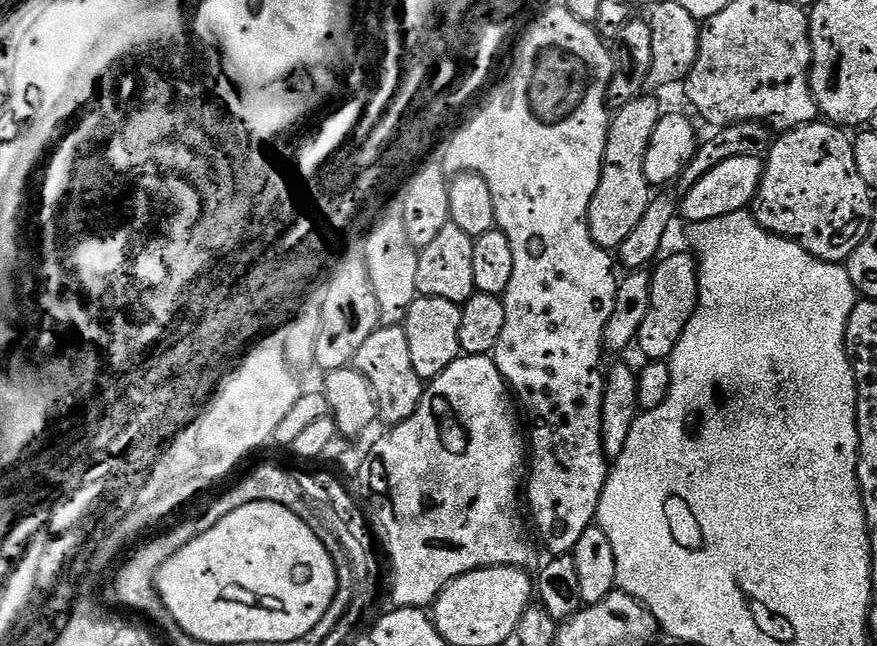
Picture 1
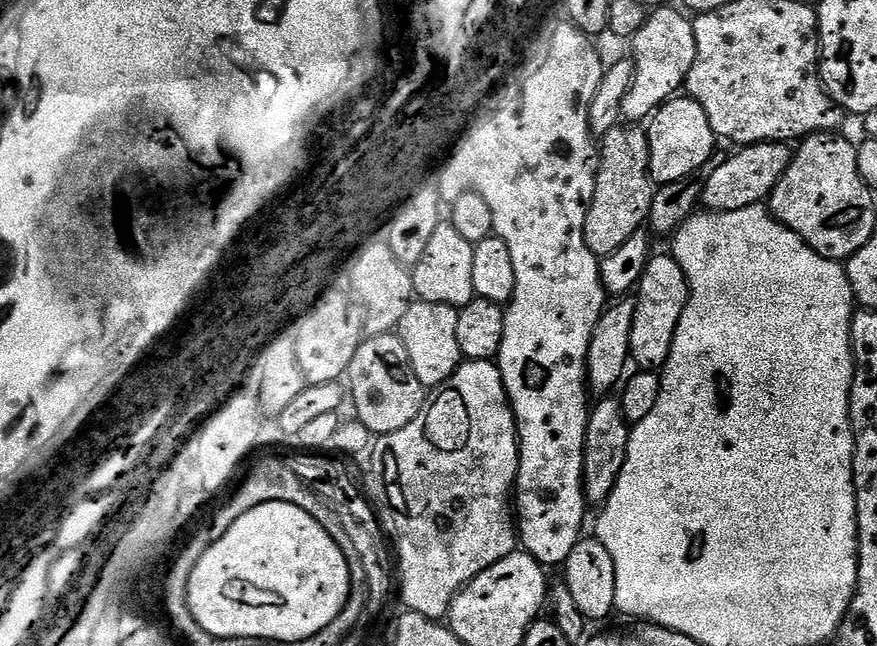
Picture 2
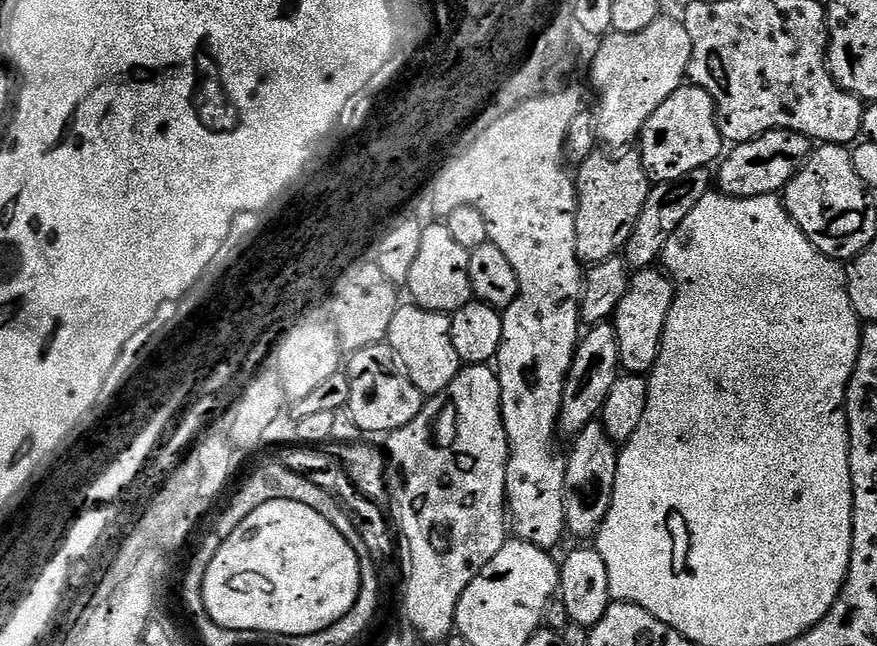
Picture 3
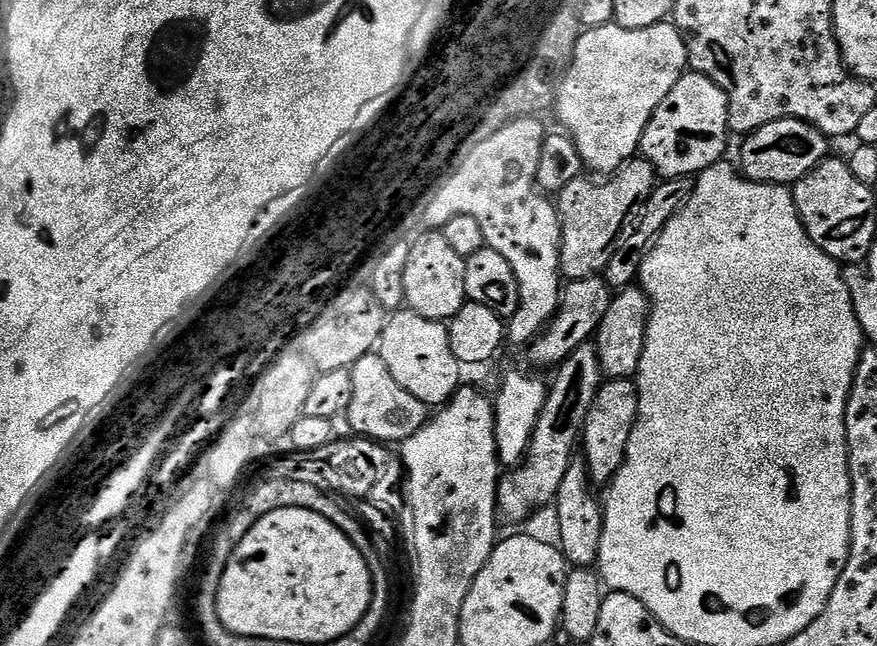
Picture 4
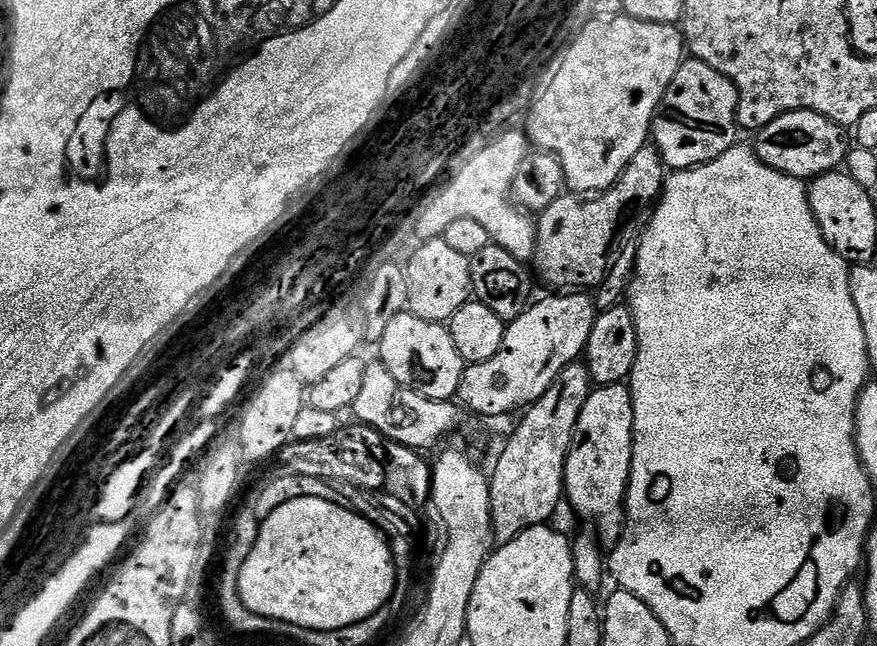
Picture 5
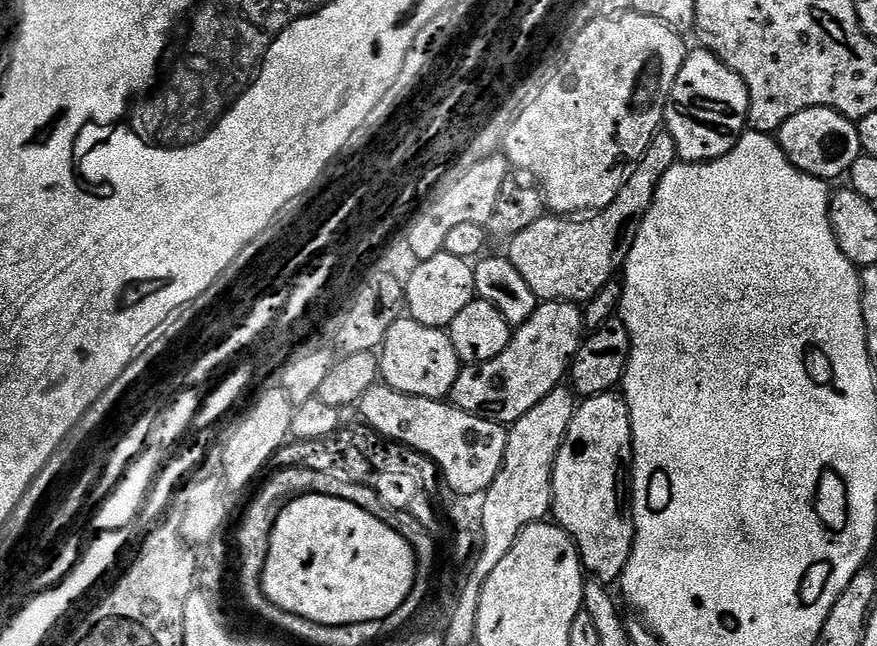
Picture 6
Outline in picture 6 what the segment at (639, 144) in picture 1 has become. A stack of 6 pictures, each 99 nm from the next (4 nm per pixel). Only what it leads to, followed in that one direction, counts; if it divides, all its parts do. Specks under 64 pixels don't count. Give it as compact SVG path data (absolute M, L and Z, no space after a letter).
M667 130L656 133L644 157L629 171L614 202L587 218L565 218L545 214L534 226L526 226L506 244L508 261L522 274L537 301L566 300L577 306L592 300L623 269L644 216L654 202L656 185L662 182L678 157L674 138Z

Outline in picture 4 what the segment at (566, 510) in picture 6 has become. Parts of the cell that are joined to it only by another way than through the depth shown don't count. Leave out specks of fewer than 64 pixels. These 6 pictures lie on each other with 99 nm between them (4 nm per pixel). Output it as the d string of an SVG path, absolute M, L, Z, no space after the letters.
M605 379L594 398L594 406L590 406L582 437L582 459L588 465L588 477L593 485L607 486L618 474L626 458L626 446L630 442L630 434L634 430L637 418L638 390L635 379Z

